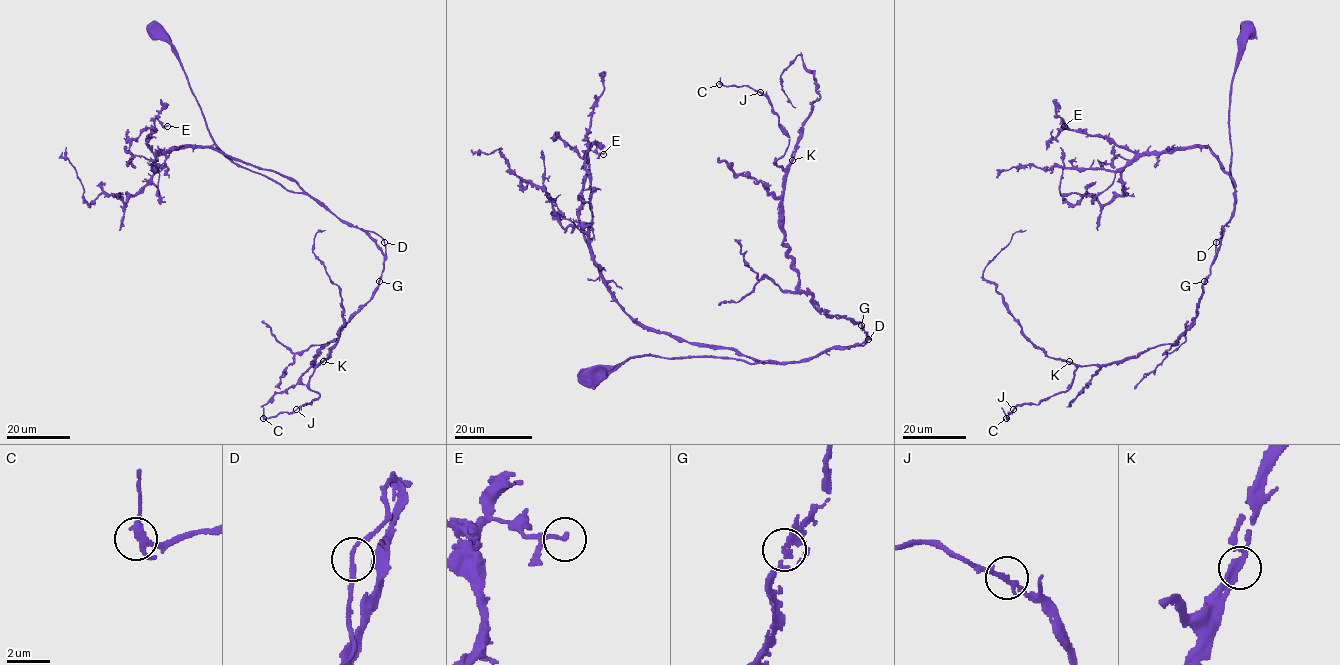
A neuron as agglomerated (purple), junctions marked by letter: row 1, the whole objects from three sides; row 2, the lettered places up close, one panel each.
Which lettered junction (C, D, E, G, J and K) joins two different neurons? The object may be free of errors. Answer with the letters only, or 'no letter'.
no letter

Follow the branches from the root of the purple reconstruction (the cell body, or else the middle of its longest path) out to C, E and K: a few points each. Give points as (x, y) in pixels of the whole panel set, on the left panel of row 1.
C: (155, 32), (230, 159), (321, 201), (384, 256), (374, 295), (315, 356), (308, 386), (320, 396), (263, 418)
E: (155, 32), (176, 51), (213, 142), (235, 163), (302, 191), (208, 147), (154, 153), (155, 119), (167, 126)
K: (155, 32), (230, 159), (314, 197), (381, 251), (377, 289), (319, 350), (322, 361)

